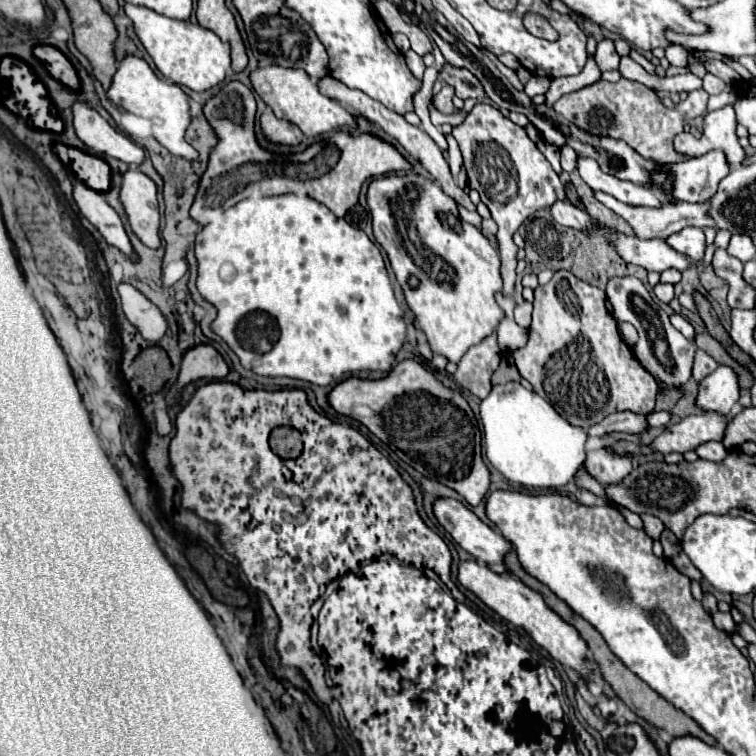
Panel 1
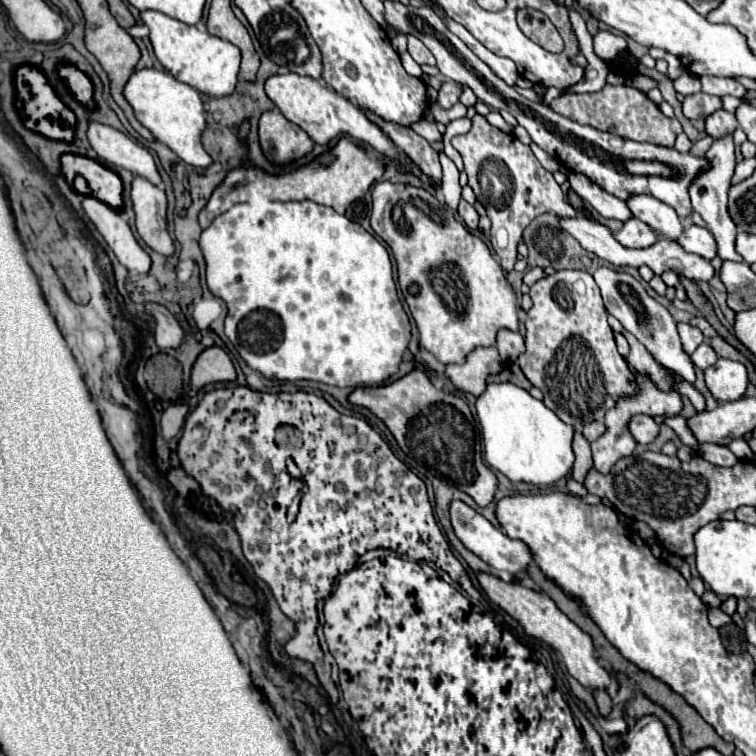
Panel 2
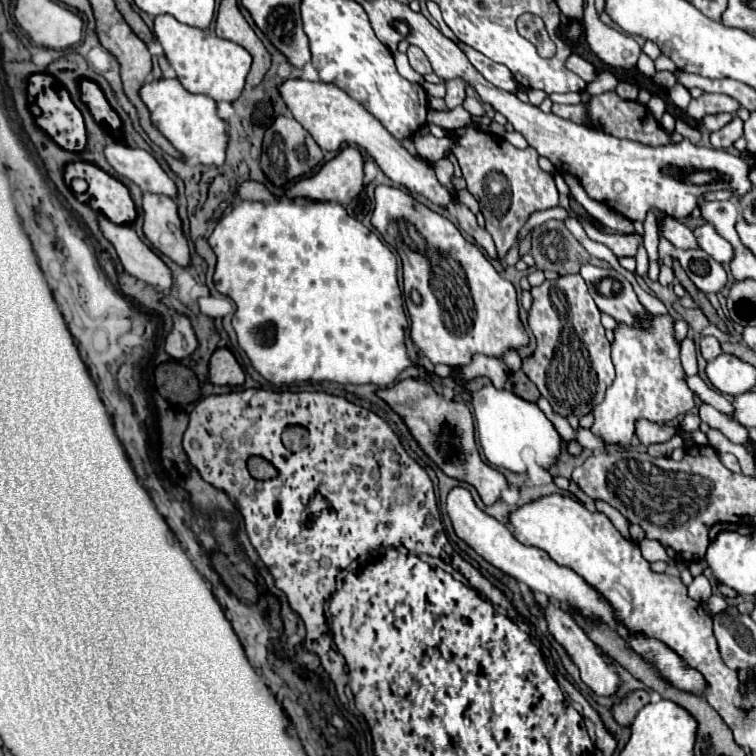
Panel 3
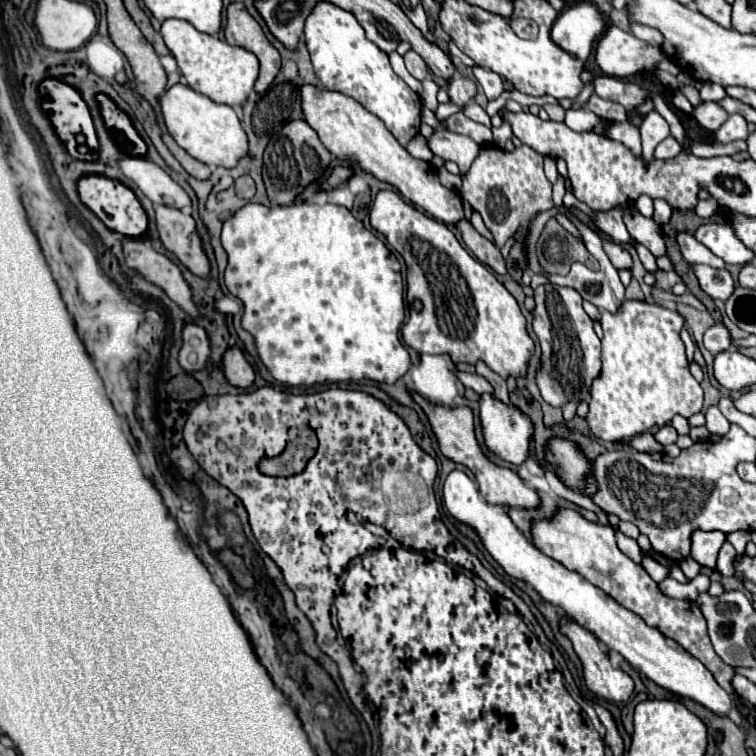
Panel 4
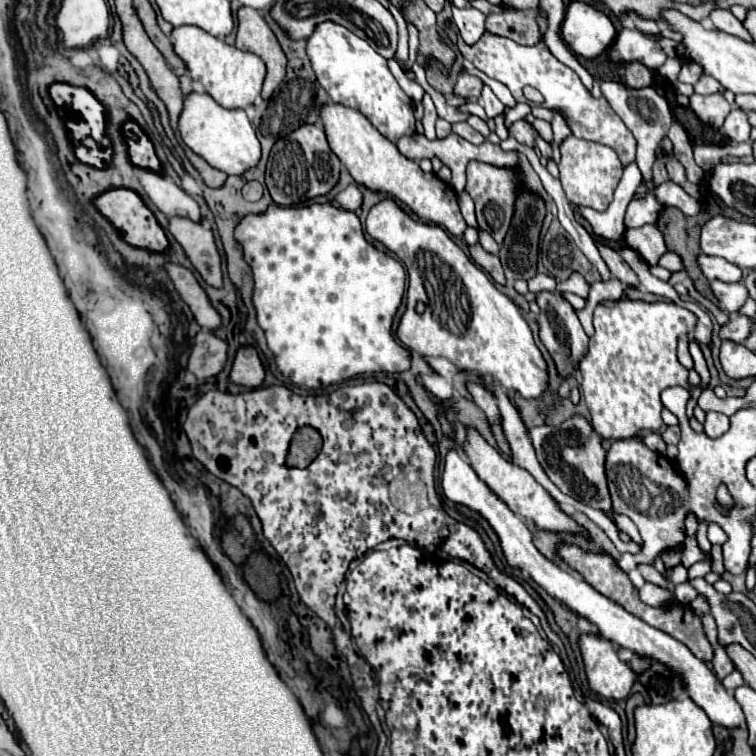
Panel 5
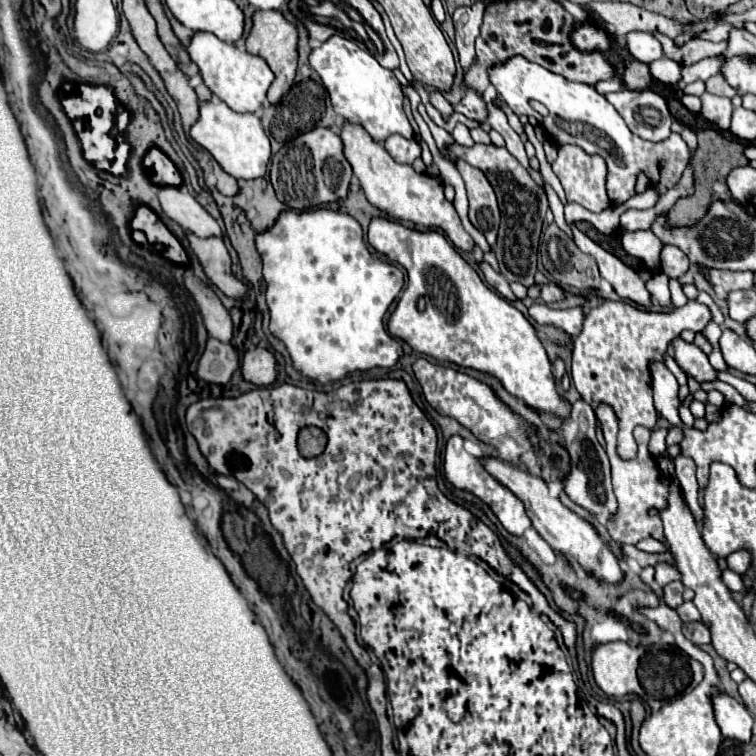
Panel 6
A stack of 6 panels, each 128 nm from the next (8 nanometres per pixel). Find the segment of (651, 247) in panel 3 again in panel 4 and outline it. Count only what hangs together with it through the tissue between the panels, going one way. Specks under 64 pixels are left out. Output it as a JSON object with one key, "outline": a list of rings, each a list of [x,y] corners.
{"outline":[[[642,194],[642,196],[638,196],[636,198],[636,208],[638,208],[638,212],[642,214],[642,216],[646,216],[646,218],[652,218],[652,212],[654,212],[654,208],[652,208],[652,198],[650,196],[646,196],[646,194]]]}

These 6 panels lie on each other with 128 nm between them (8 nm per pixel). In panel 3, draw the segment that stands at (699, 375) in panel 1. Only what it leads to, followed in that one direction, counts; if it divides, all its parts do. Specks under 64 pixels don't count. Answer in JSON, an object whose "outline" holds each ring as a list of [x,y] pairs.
{"outline":[[[704,336],[702,342],[700,342],[700,352],[706,360],[714,360],[716,356],[722,354],[722,348],[720,348],[720,342],[712,336]]]}

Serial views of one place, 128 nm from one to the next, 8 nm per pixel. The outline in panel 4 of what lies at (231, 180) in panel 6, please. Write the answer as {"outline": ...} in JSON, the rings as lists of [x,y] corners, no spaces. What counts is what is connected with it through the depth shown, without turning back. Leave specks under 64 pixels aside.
{"outline":[[[178,156],[178,160],[182,162],[184,170],[186,170],[190,176],[194,176],[194,178],[198,178],[198,180],[208,180],[208,178],[210,178],[210,168],[208,168],[206,164],[202,164],[202,162],[198,162],[198,160],[190,158],[190,156]]]}

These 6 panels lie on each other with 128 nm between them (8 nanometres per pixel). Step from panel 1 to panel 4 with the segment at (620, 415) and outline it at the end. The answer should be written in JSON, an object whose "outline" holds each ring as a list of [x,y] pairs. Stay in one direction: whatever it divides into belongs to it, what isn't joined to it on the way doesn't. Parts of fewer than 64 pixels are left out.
{"outline":[[[666,424],[666,426],[662,426],[656,434],[654,434],[654,438],[662,444],[662,446],[666,446],[666,444],[672,444],[672,442],[676,442],[676,438],[678,438],[678,432],[670,426],[670,424]]]}

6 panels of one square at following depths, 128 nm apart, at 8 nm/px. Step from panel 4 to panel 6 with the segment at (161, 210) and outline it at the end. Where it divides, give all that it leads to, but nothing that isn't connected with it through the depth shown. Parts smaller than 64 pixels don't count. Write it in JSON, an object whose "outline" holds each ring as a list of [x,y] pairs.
{"outline":[[[188,234],[190,248],[198,256],[206,276],[216,284],[228,298],[244,300],[248,296],[248,286],[238,280],[232,272],[232,260],[222,238],[196,238]]]}

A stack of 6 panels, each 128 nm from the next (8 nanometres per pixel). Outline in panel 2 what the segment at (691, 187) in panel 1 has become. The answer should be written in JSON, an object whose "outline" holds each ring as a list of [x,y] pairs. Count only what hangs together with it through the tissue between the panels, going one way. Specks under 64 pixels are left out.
{"outline":[[[732,132],[716,138],[712,142],[710,150],[706,152],[706,156],[708,156],[708,160],[712,160],[712,172],[704,172],[704,176],[698,176],[696,184],[692,184],[692,188],[690,188],[692,208],[694,208],[694,212],[698,212],[702,216],[702,220],[708,226],[708,230],[714,234],[714,238],[718,242],[718,256],[722,260],[742,262],[742,256],[734,248],[734,242],[736,242],[736,224],[732,222],[732,218],[728,214],[728,188],[730,188],[730,178],[734,174],[734,166],[736,166]]]}

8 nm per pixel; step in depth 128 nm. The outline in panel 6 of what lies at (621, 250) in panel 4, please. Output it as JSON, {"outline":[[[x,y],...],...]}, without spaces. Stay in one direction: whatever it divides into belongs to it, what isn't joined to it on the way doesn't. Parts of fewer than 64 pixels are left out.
{"outline":[[[572,226],[572,236],[574,236],[574,244],[582,252],[588,252],[588,254],[592,254],[596,258],[600,276],[612,284],[614,292],[620,298],[632,300],[632,302],[636,302],[640,306],[650,306],[650,296],[648,296],[648,290],[644,286],[644,280],[630,266],[626,266],[614,254],[600,248],[586,234],[582,234],[576,226]]]}

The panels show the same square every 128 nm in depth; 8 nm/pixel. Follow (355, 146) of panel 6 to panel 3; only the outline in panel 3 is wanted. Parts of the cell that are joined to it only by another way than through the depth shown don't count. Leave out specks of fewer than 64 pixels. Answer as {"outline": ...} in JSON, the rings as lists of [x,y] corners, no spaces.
{"outline":[[[298,78],[286,80],[280,86],[280,94],[284,96],[284,102],[288,104],[294,118],[312,134],[312,138],[318,142],[322,150],[338,152],[344,146],[364,148],[392,182],[404,186],[412,194],[428,198],[432,204],[442,208],[448,208],[450,202],[454,202],[454,196],[448,192],[448,188],[436,180],[432,164],[418,156],[412,156],[360,102],[350,98],[338,86]]]}

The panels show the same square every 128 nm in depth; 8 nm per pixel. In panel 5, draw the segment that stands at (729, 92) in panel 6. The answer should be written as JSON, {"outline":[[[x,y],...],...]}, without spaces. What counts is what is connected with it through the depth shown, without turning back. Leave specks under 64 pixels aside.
{"outline":[[[702,76],[696,84],[694,84],[696,94],[716,94],[716,92],[726,92],[726,88],[722,84],[712,84],[712,76]]]}

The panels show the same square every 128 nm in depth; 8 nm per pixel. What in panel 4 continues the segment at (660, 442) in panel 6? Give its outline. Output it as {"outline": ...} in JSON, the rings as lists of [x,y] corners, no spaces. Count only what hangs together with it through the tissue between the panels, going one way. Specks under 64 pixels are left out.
{"outline":[[[644,432],[644,434],[636,436],[636,438],[630,442],[630,446],[636,448],[638,452],[662,452],[662,444],[656,442],[650,432]]]}

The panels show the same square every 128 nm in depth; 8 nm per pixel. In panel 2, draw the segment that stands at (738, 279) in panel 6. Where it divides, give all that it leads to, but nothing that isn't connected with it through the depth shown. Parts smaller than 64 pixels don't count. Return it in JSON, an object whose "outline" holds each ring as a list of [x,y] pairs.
{"outline":[[[632,196],[632,200],[626,200],[626,204],[638,220],[648,224],[662,238],[678,240],[684,232],[684,226],[674,208],[652,196]]]}

